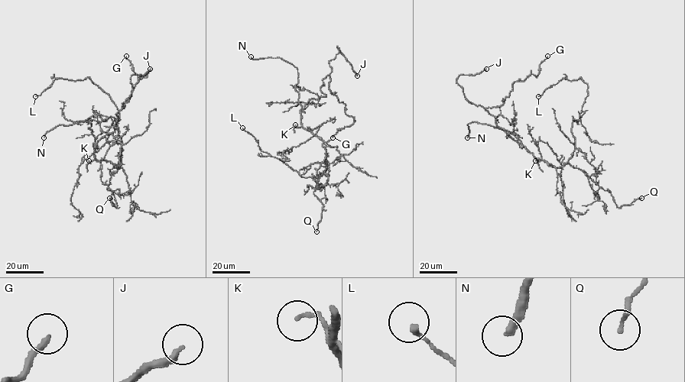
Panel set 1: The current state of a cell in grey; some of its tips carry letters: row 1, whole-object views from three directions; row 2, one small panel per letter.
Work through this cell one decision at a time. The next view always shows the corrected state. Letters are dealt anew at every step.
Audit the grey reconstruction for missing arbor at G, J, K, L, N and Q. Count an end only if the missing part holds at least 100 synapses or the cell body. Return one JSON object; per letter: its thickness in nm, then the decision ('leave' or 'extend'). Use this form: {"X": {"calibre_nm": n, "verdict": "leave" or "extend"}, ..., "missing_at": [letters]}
{"G": {"calibre_nm": 240, "verdict": "leave"}, "J": {"calibre_nm": 220, "verdict": "extend"}, "K": {"calibre_nm": 120, "verdict": "leave"}, "L": {"calibre_nm": 180, "verdict": "leave"}, "N": {"calibre_nm": 240, "verdict": "extend"}, "Q": {"calibre_nm": 140, "verdict": "leave"}, "missing_at": ["J", "N"]}

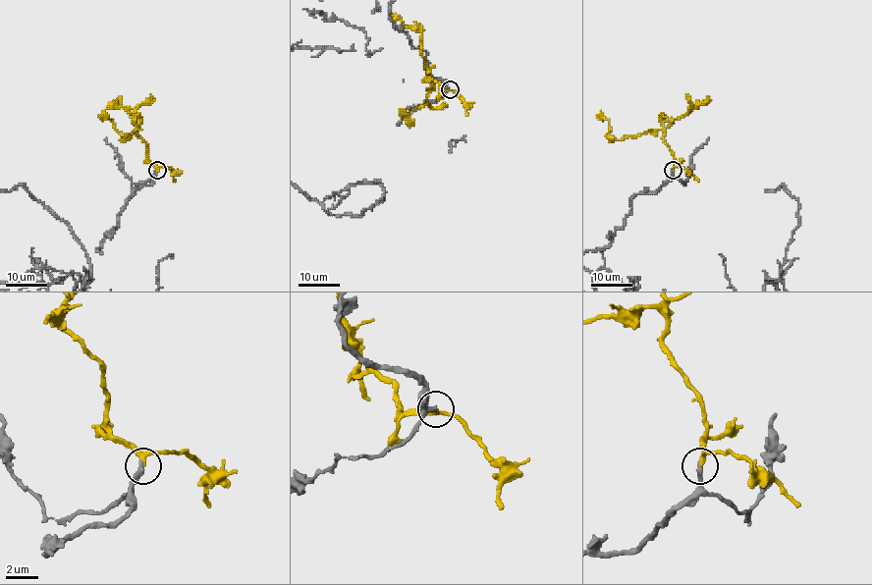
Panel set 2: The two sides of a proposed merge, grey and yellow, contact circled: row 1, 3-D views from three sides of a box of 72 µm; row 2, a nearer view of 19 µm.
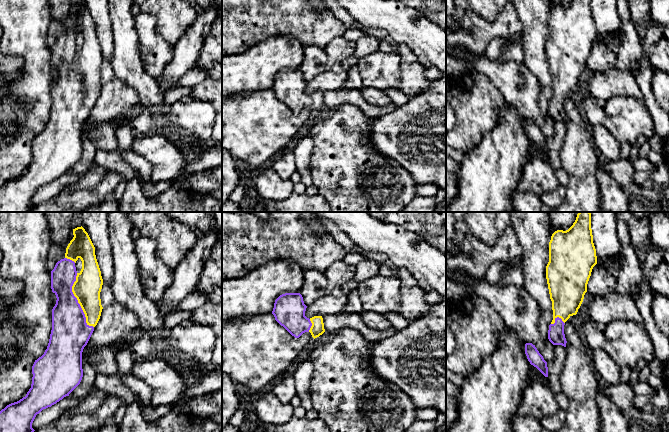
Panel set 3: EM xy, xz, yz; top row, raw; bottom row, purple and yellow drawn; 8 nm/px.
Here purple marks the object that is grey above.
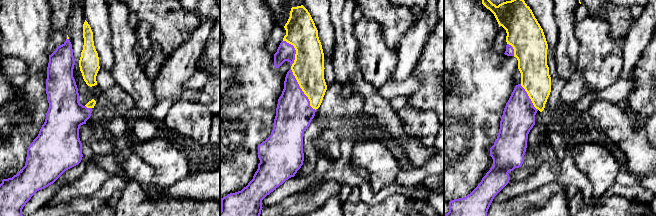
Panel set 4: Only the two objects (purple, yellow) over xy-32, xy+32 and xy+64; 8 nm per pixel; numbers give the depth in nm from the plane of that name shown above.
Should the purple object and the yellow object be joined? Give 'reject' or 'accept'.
accept

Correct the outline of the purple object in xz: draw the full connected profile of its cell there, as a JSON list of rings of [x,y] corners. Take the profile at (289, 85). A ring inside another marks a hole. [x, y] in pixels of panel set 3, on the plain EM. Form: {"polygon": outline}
{"polygon": [[[285,69],[275,76],[272,90],[275,96],[295,114],[310,108],[315,115],[325,108],[323,94],[322,92],[307,94],[306,84],[300,69]]]}

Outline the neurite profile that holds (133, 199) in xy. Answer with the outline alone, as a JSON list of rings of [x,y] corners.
[[[140,178],[127,181],[119,200],[119,212],[222,212],[222,206],[211,195],[170,188],[154,198],[148,198]]]

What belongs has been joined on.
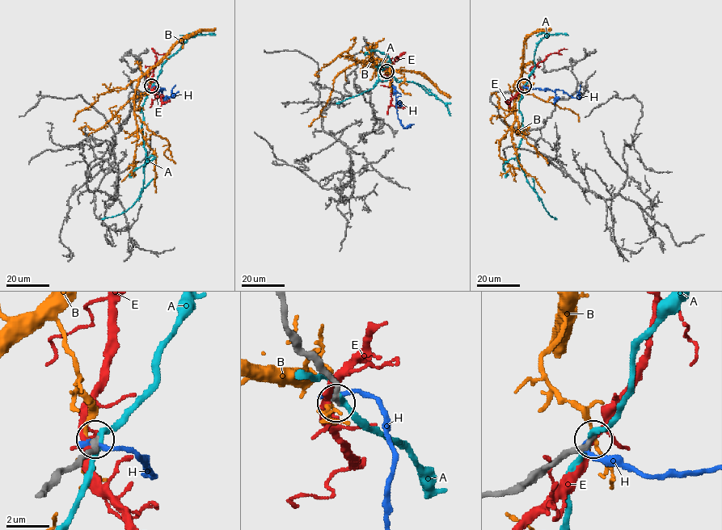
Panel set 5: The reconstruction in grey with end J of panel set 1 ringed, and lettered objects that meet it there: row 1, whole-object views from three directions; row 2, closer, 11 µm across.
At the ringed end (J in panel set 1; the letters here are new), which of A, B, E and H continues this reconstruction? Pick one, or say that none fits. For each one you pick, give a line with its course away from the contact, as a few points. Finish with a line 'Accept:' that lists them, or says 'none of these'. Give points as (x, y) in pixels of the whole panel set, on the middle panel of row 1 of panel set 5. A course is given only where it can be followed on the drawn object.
Accept: none of these

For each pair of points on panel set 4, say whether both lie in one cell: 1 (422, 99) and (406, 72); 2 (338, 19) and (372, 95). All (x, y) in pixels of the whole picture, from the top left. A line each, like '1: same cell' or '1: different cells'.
1: different cells
2: same cell

